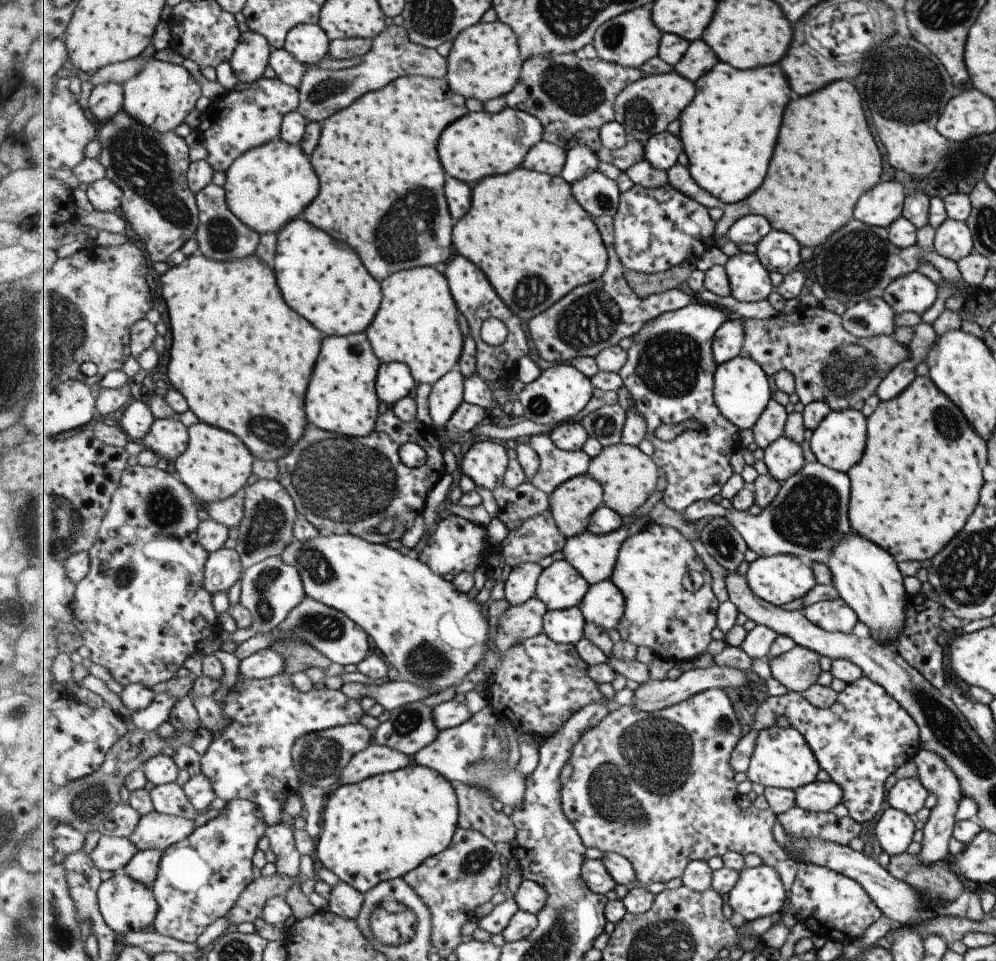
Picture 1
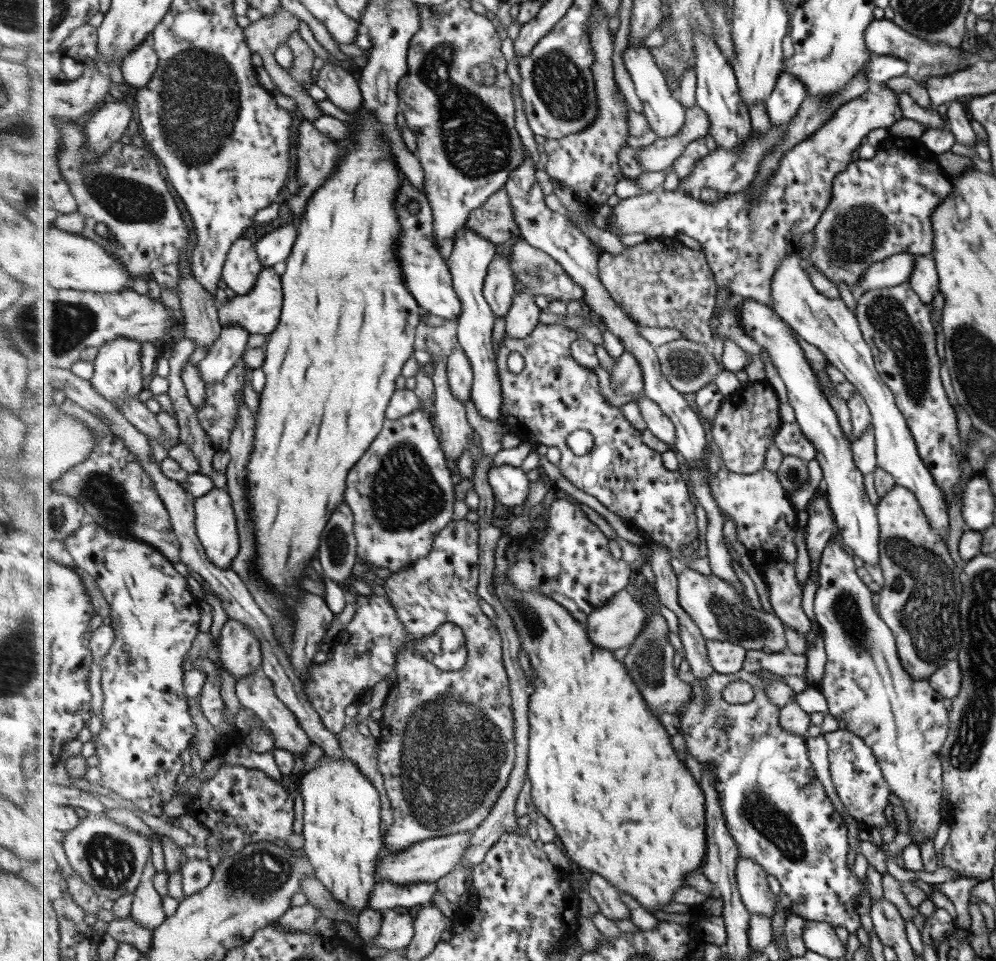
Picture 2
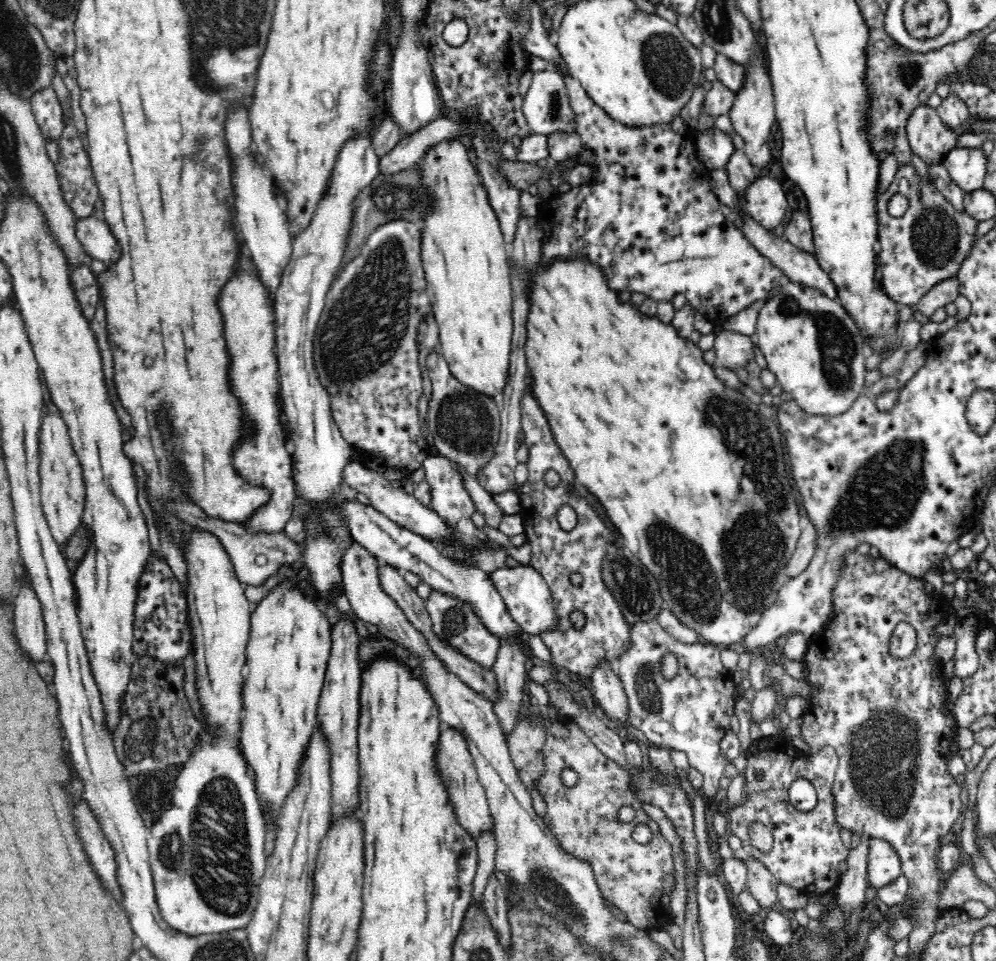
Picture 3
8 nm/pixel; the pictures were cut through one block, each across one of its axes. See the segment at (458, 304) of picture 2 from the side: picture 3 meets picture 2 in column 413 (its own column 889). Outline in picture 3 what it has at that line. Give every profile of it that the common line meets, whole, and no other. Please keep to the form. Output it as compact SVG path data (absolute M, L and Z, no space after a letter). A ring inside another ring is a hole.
M911 162L899 164L894 180L890 186L877 197L877 216L879 217L879 270L882 276L884 291L892 297L892 301L906 307L912 307L930 292L936 284L942 280L956 277L963 260L968 258L975 246L977 226L979 220L972 218L964 209L956 210L953 204L936 188L936 185L929 180L922 180ZM894 194L904 194L908 199L908 209L900 217L891 216L888 213L888 201Z

